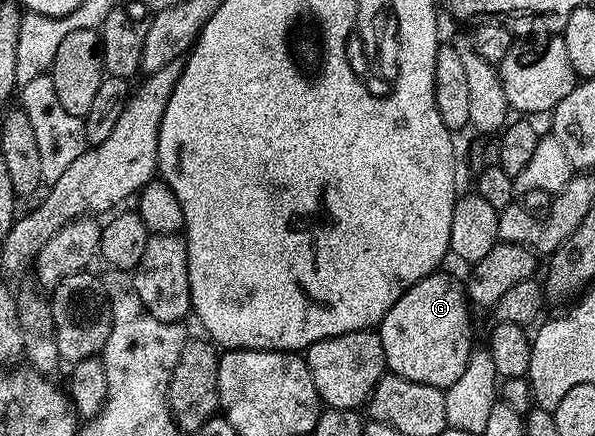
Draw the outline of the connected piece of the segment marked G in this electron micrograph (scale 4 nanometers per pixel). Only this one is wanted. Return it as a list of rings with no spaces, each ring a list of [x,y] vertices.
[[[436,270],[430,276],[417,282],[394,306],[377,326],[381,346],[385,350],[386,371],[393,376],[409,378],[409,382],[421,382],[425,386],[449,389],[462,374],[473,351],[471,344],[471,316],[467,313],[469,301],[464,285],[459,284],[443,270]]]

